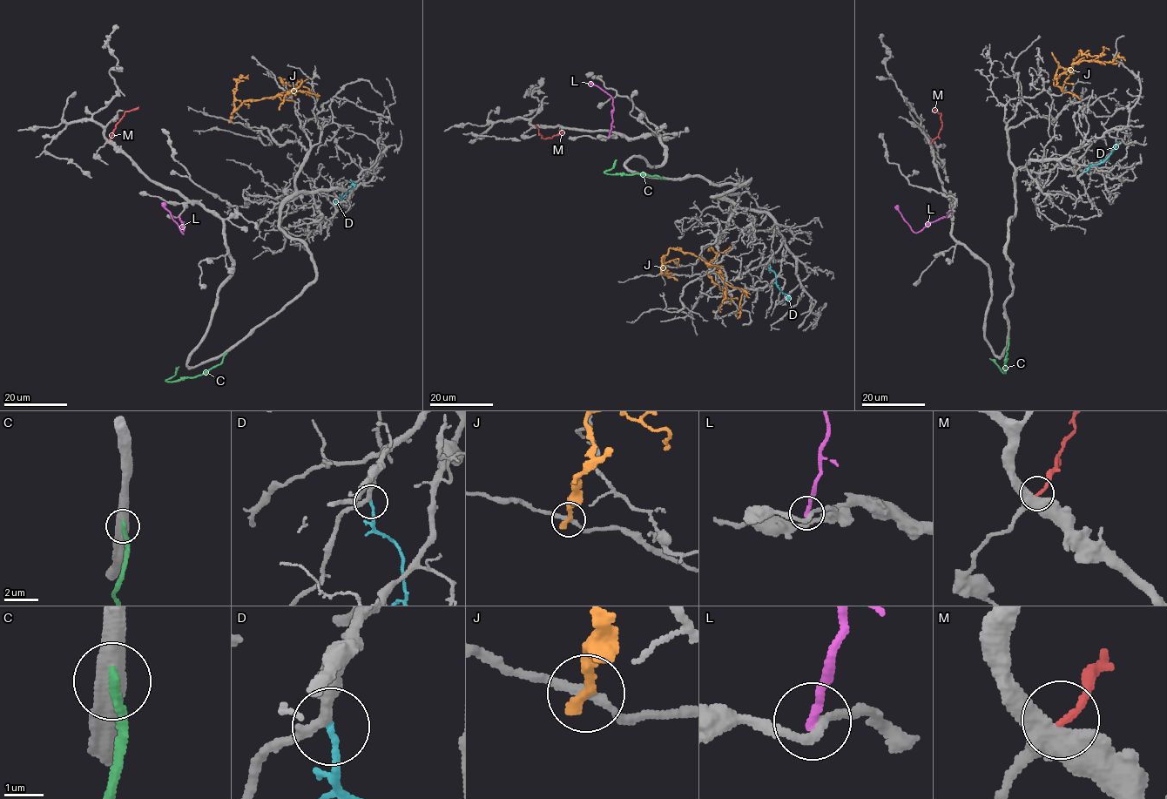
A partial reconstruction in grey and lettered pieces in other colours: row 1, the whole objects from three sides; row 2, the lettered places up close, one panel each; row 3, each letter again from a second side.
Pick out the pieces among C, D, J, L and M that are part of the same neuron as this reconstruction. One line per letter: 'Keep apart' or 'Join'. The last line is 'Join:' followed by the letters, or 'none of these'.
C: Keep apart
D: Keep apart
J: Keep apart
L: Keep apart
M: Keep apart
Join: none of these

